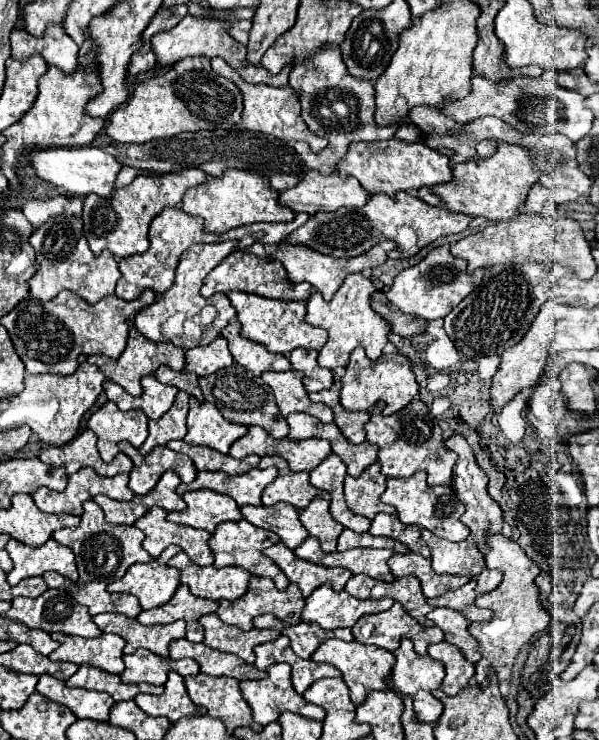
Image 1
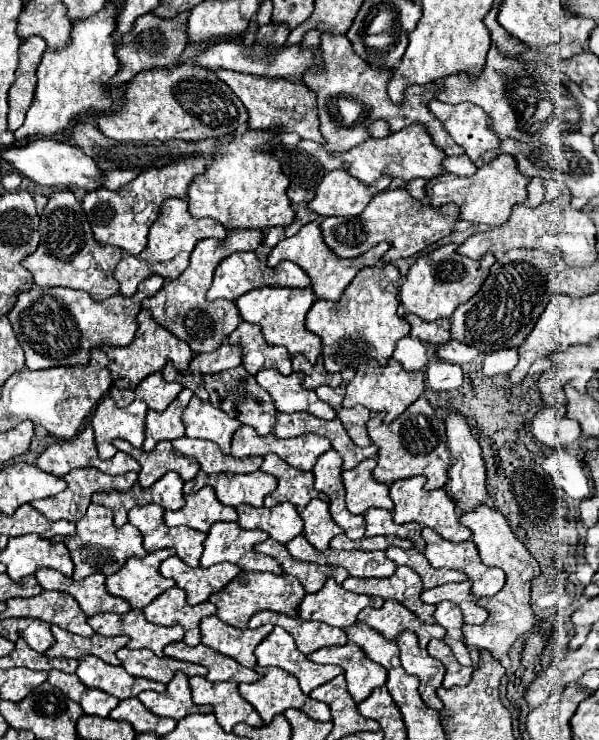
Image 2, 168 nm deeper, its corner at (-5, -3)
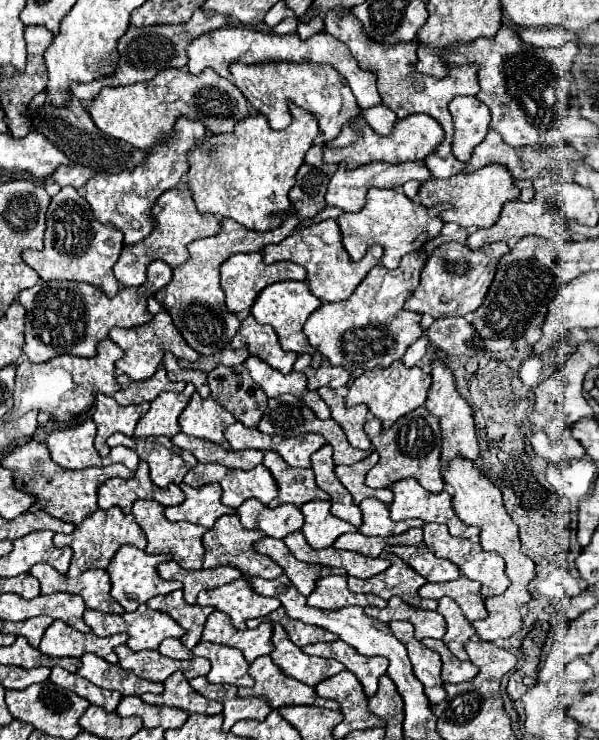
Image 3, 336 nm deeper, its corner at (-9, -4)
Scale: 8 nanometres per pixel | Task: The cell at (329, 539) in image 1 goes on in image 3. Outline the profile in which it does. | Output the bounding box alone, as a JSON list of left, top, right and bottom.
[301,501,355,549]

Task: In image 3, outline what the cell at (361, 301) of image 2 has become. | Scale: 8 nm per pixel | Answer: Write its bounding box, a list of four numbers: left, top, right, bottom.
[303,253,425,371]

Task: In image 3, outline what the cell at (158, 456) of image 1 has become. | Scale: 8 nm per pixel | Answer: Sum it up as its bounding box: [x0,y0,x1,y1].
[107,433,198,487]

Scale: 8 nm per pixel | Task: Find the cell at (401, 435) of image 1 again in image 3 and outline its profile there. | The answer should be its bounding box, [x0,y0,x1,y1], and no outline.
[365,407,445,491]

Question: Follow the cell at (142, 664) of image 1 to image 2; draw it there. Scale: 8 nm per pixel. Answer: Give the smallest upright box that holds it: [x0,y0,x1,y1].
[117,648,207,684]

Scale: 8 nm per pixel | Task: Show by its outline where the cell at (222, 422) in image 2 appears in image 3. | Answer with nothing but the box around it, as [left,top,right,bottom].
[179,393,235,449]

